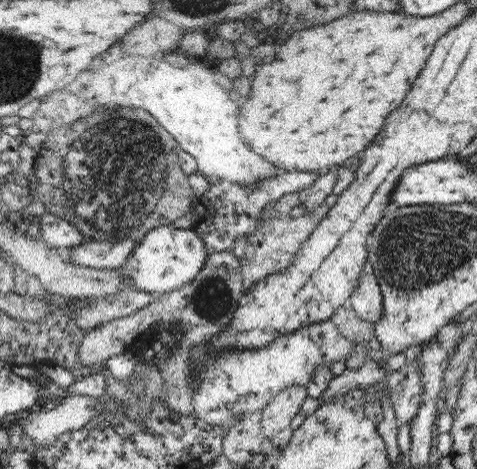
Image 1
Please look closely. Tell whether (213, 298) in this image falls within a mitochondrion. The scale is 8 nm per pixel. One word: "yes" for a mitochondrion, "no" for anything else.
yes

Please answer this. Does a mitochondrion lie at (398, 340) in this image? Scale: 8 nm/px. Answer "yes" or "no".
no

